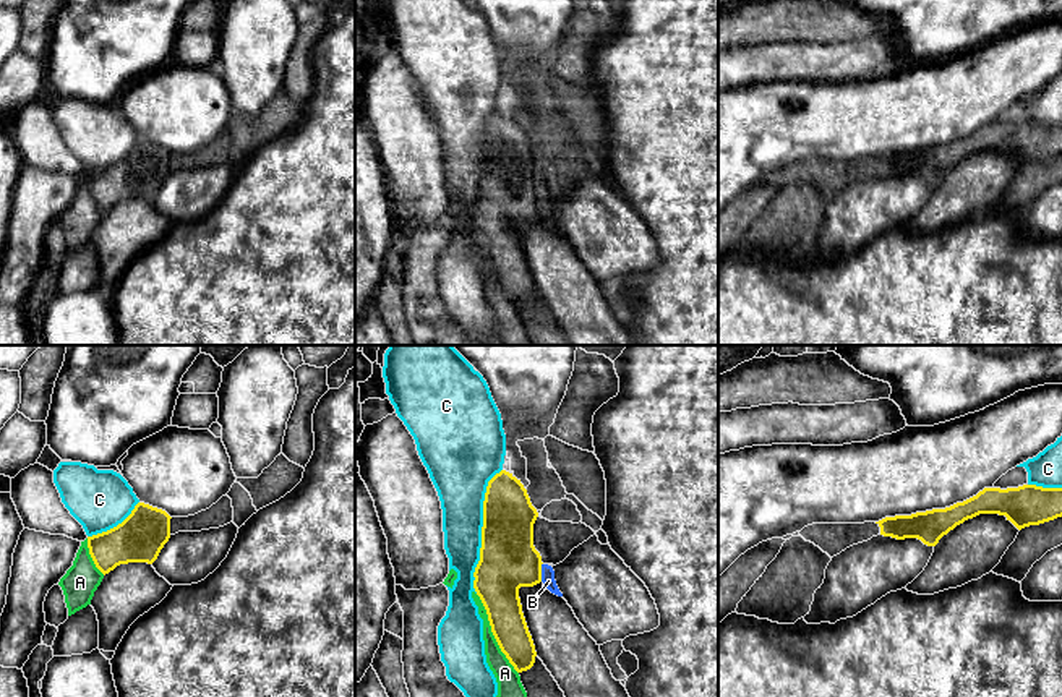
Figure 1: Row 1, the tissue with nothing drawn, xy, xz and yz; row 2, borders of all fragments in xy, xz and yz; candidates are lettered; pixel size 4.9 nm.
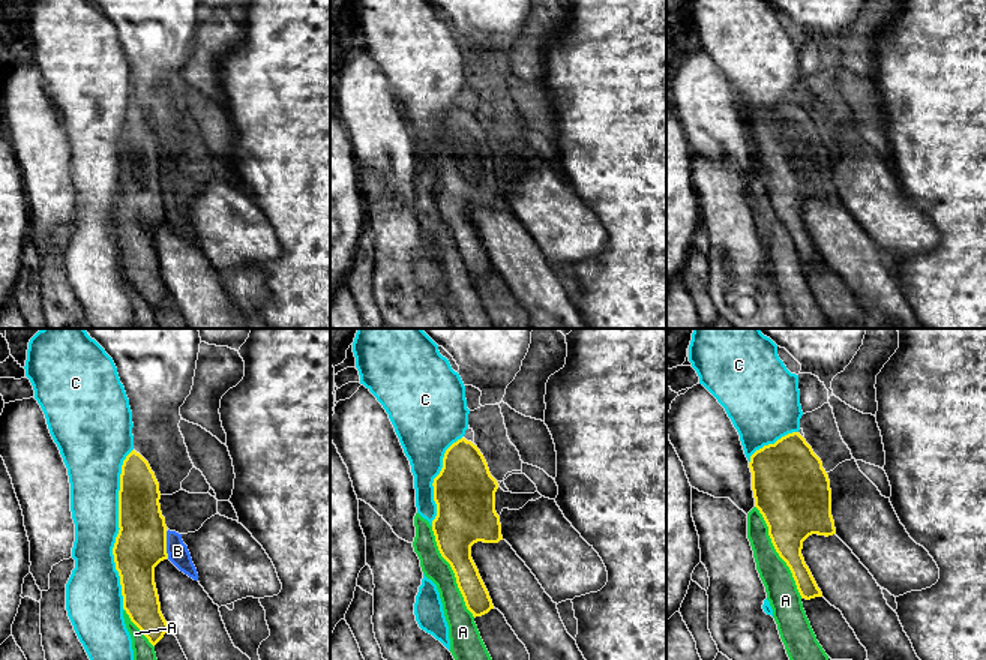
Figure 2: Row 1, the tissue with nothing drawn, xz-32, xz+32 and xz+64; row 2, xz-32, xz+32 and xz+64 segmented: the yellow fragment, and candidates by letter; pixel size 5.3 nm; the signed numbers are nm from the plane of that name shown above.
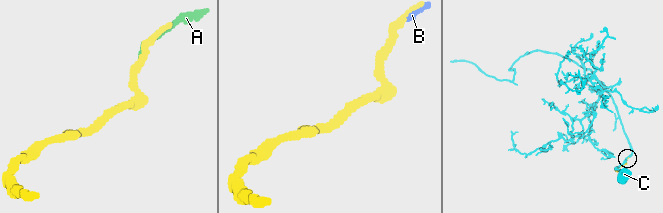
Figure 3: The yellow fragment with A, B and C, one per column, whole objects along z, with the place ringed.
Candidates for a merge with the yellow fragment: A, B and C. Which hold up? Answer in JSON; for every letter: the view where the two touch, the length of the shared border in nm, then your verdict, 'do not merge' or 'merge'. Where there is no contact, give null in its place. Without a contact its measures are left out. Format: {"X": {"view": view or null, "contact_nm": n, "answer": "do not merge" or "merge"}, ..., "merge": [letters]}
{"A": {"view": "xz", "contact_nm": 460, "answer": "do not merge"}, "B": {"view": "xz", "contact_nm": 100, "answer": "do not merge"}, "C": {"view": "xz", "contact_nm": 650, "answer": "do not merge"}, "merge": []}

